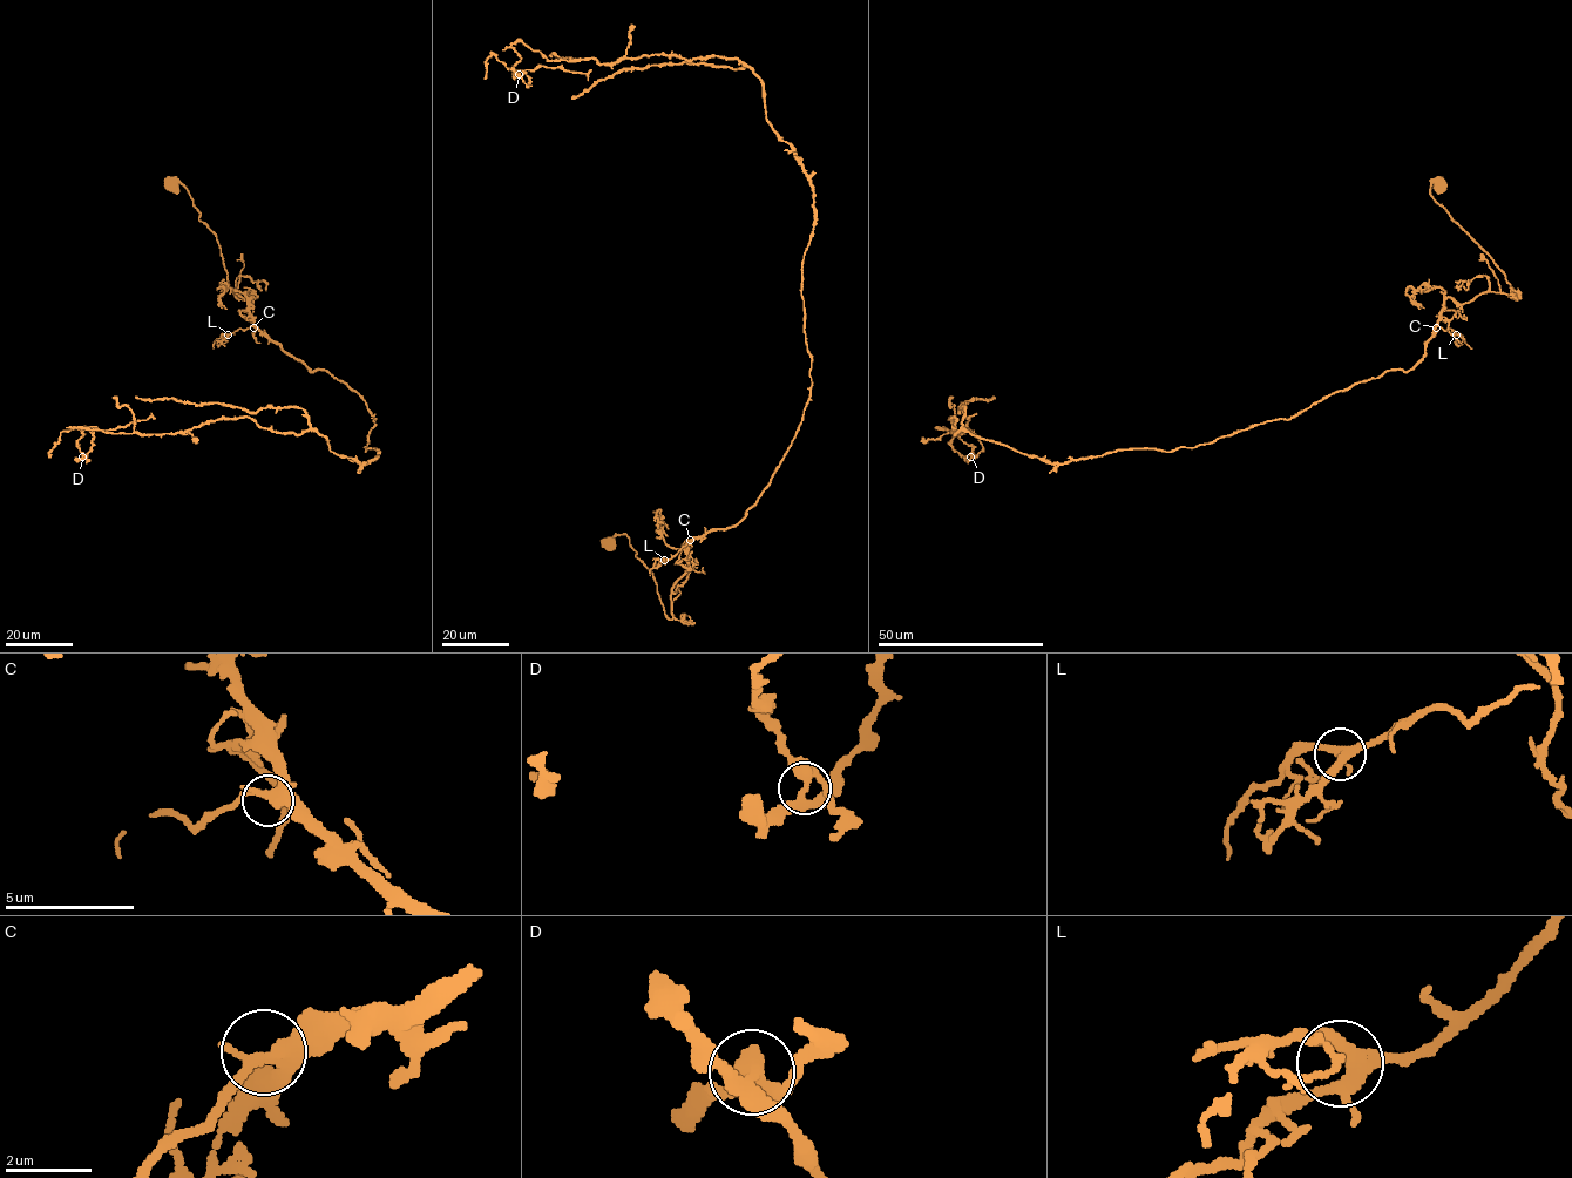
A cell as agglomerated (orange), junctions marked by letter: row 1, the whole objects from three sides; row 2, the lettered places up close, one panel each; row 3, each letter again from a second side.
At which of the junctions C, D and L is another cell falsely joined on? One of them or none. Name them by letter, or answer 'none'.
D

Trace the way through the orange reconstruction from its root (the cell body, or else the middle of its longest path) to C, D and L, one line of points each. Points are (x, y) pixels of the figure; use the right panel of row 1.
C: (1440, 185), (1431, 183), (1431, 197), (1490, 257), (1515, 295), (1483, 292), (1465, 304), (1448, 298), (1436, 327)
D: (1440, 185), (1515, 295), (1448, 298), (1407, 371), (1171, 452), (1047, 462), (937, 428), (970, 457)
L: (1440, 185), (1431, 183), (1431, 197), (1515, 292), (1483, 292), (1465, 304), (1448, 298), (1437, 325), (1456, 334)

